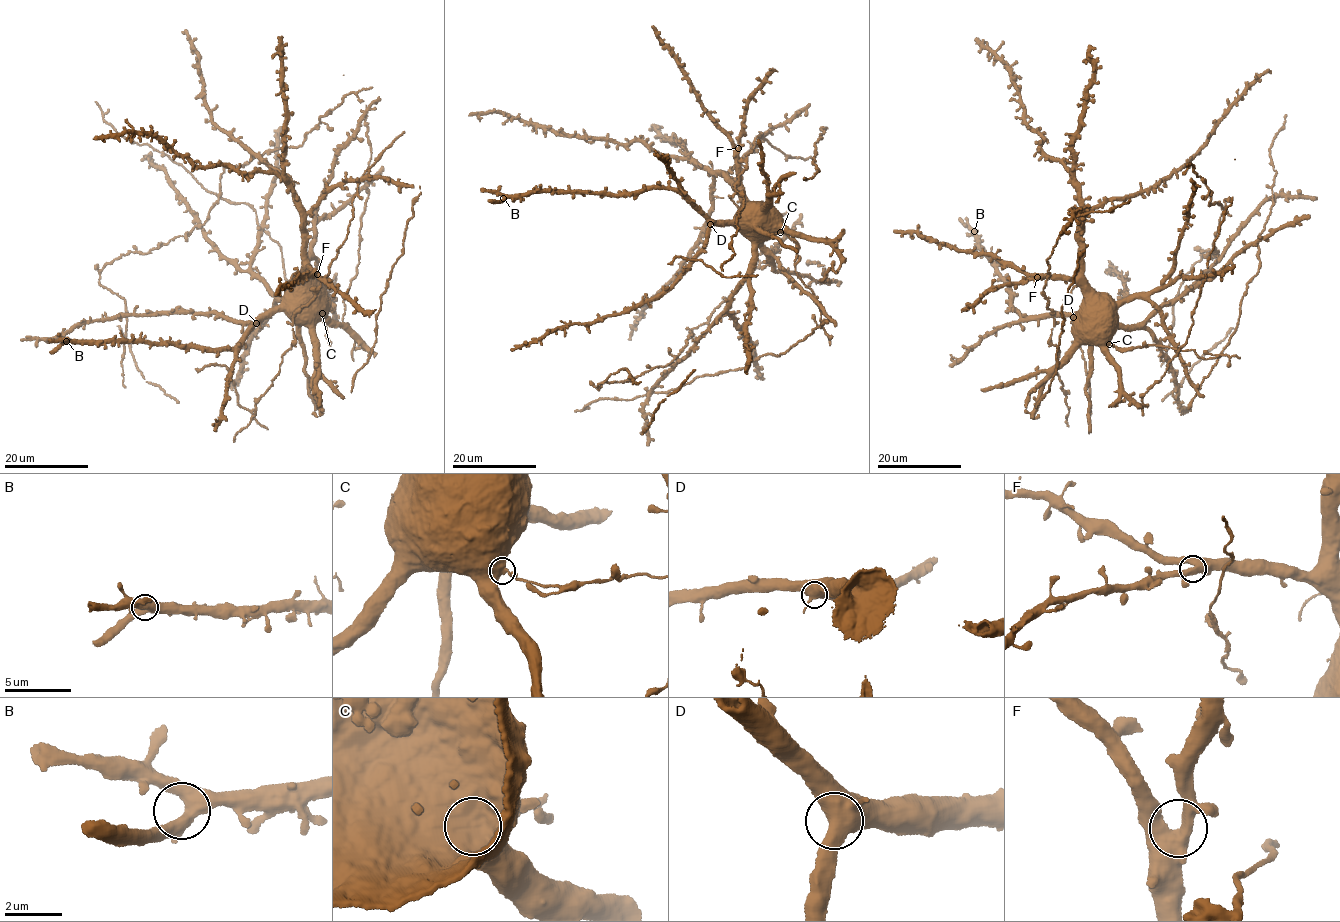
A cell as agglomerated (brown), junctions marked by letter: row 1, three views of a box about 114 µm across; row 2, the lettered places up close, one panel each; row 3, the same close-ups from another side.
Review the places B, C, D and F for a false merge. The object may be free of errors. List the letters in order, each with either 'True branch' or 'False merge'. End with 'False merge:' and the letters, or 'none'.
B: True branch
C: False merge
D: True branch
F: True branch
False merge: C

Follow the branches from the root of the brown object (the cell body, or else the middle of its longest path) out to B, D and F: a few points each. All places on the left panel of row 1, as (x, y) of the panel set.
B: (309, 305), (294, 303), (263, 315), (235, 346), (229, 348), (181, 348), (141, 342), (66, 341)
D: (309, 305), (294, 303), (269, 316), (259, 317), (256, 323)
F: (309, 305), (306, 269), (317, 274)

